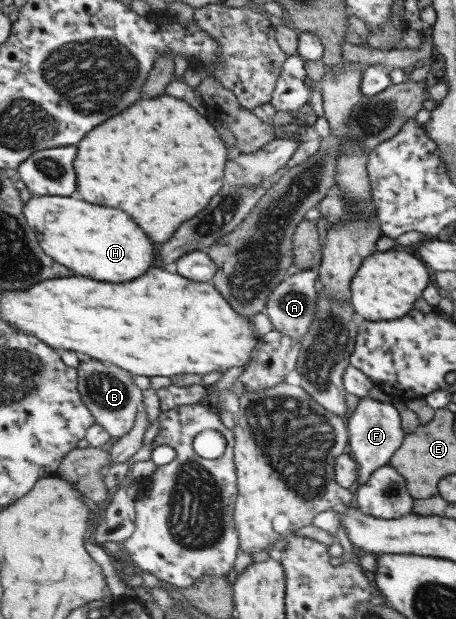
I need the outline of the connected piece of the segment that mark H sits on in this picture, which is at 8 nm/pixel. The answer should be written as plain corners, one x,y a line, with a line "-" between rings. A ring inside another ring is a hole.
32,195
24,205
24,214
29,225
35,230
41,247
57,263
69,267
79,275
93,277
97,281
111,281
111,283
125,283
131,279
141,277
147,269
155,265
155,249
147,233
121,209
101,207
87,203
75,197
55,197
55,195

